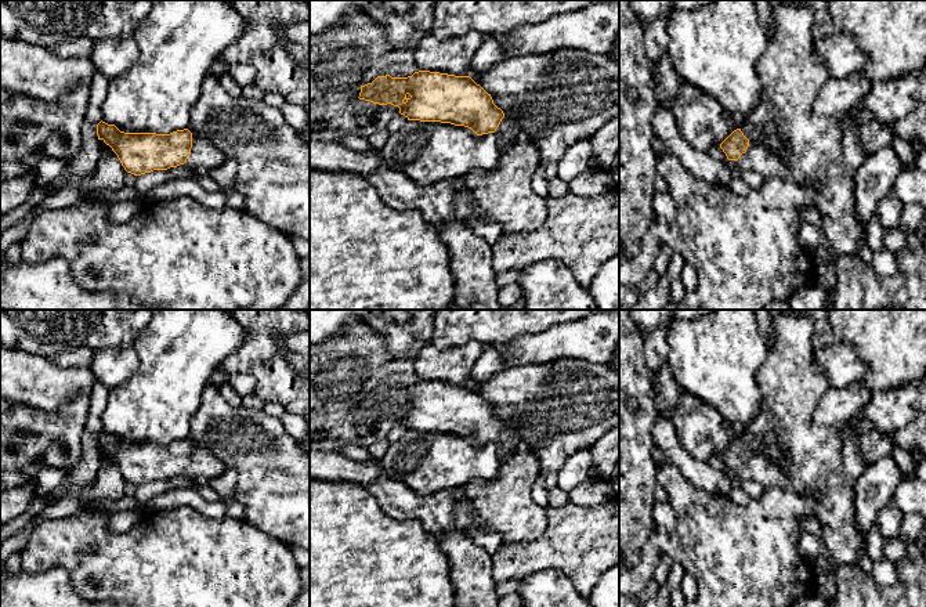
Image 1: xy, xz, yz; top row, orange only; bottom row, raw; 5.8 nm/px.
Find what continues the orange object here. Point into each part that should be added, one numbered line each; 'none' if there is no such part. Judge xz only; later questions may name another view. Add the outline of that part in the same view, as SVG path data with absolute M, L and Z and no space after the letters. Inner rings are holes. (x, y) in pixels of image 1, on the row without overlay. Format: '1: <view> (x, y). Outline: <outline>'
1: xz (503, 503). Outline: M513 424L502 429L495 445L499 470L489 480L469 480L464 492L485 531L500 534L504 543L536 541L547 528L546 507L531 495L539 460Z

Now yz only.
1: yz (792, 385). Outline: M786 310L774 318L774 342L756 371L756 383L762 391L762 408L753 418L749 431L741 438L749 456L738 469L741 480L755 480L764 488L778 488L810 496L815 502L815 519L820 523L820 539L828 549L835 564L857 564L865 549L865 535L856 523L854 483L846 476L842 447L849 431L856 431L853 420L824 427L814 422L814 412L824 393L829 389L828 379L814 361L814 324L797 310ZM767 434L777 437L784 451L781 465L770 460L760 449Z

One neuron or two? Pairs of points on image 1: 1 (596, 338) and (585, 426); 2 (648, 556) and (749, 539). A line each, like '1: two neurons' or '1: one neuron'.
1: two neurons
2: one neuron

